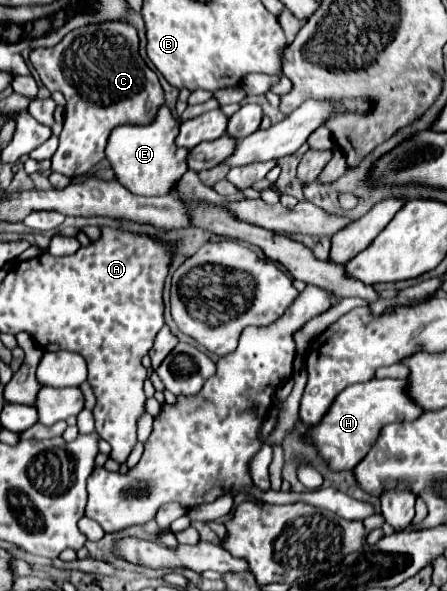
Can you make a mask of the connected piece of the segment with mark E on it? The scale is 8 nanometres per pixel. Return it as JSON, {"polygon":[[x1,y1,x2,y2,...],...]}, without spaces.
{"polygon":[[162,105,148,125,118,125,112,129,106,145,106,159,112,163,118,181,134,195,168,195,188,169,188,149,176,147,176,135,178,119,172,117,168,105]]}

